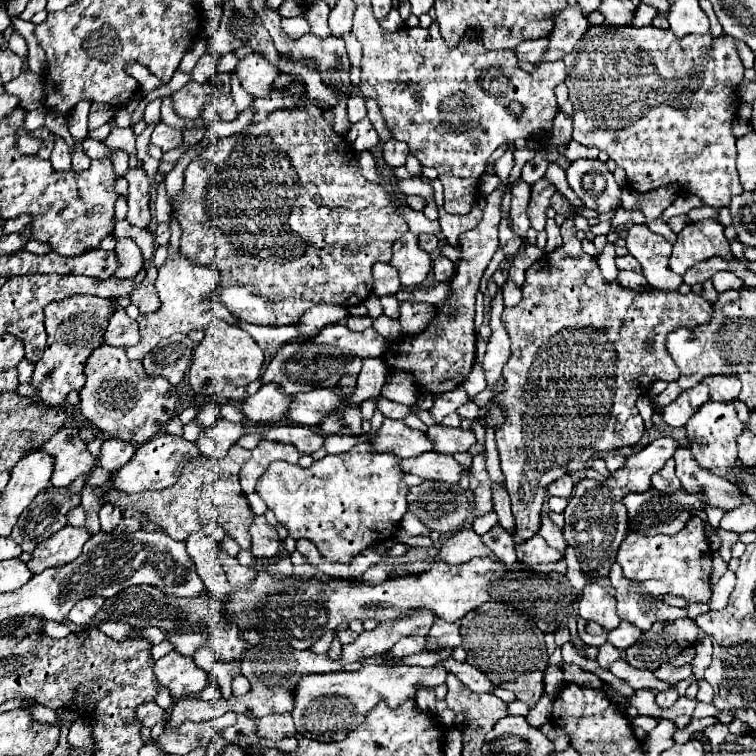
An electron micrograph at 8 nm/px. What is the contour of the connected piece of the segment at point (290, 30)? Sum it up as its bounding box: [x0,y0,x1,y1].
[283,16,309,36]

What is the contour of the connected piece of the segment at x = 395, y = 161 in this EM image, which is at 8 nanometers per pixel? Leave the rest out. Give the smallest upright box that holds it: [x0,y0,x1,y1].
[383,138,409,166]

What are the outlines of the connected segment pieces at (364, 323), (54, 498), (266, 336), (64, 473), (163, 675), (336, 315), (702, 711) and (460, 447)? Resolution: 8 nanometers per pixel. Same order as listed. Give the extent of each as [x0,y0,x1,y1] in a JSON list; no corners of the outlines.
[[347,316,373,332],[11,490,79,552],[239,320,299,352],[41,428,97,488],[155,652,209,700],[299,306,349,336],[691,702,719,720],[427,424,475,456]]

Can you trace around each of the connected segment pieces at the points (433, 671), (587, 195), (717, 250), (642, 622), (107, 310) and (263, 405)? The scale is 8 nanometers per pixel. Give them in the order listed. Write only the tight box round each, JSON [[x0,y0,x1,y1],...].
[[293,664,445,742],[565,160,621,212],[669,220,735,274],[609,562,687,632],[31,296,113,406],[243,384,293,422]]

